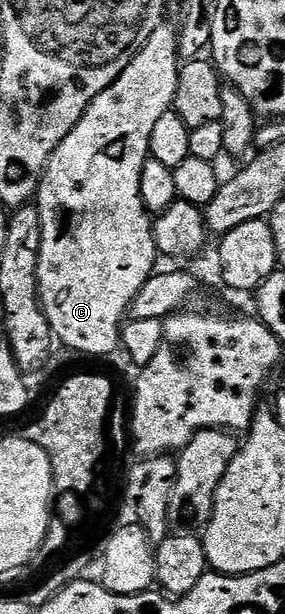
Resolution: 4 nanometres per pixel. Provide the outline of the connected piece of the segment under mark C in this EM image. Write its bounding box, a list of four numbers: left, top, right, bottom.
[36,24,179,354]

